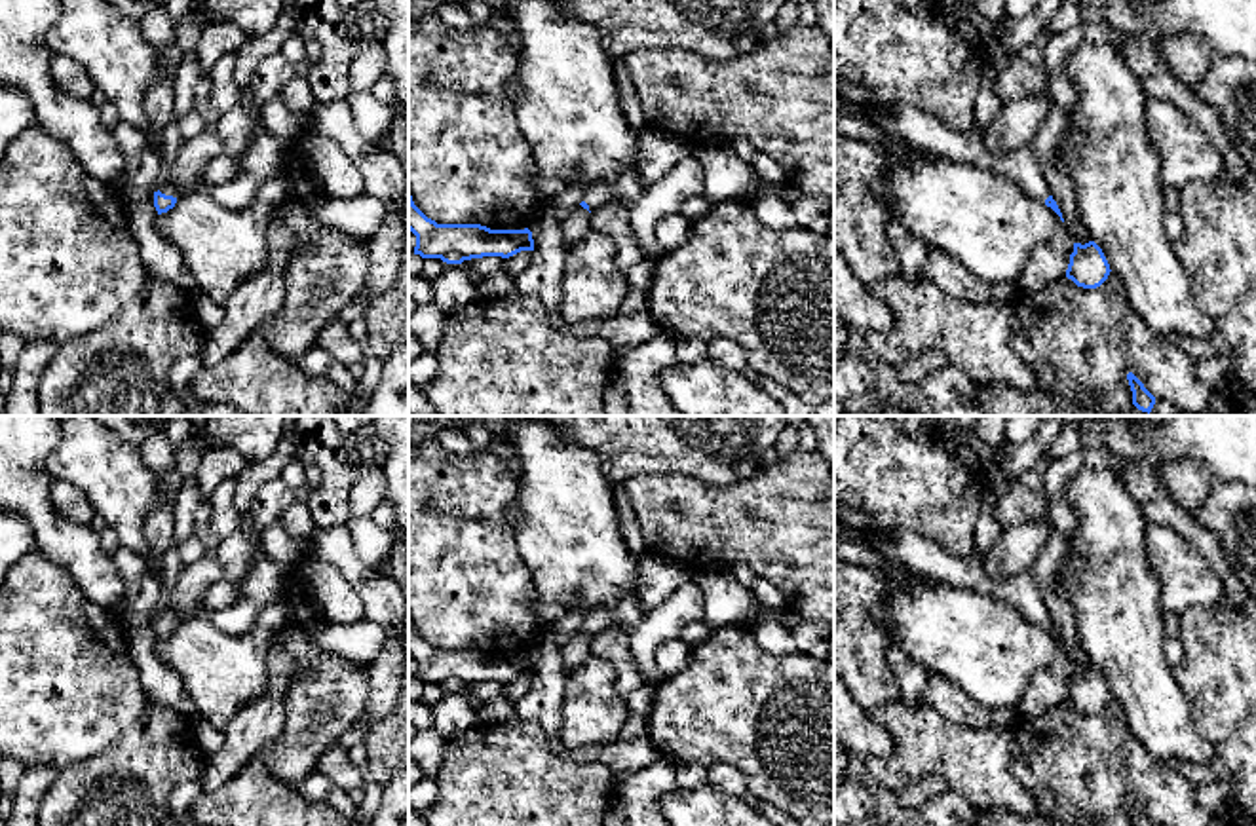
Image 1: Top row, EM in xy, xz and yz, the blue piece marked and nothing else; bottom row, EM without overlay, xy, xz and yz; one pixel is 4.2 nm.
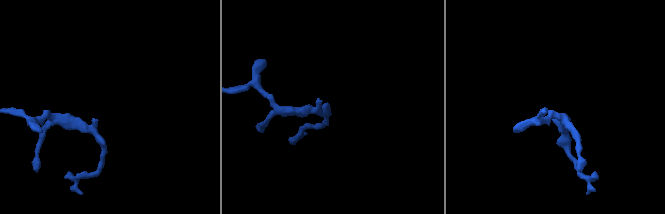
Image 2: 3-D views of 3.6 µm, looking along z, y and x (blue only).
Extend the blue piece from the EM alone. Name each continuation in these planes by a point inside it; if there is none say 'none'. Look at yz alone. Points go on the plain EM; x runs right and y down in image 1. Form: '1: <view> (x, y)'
1: yz (922, 557)

